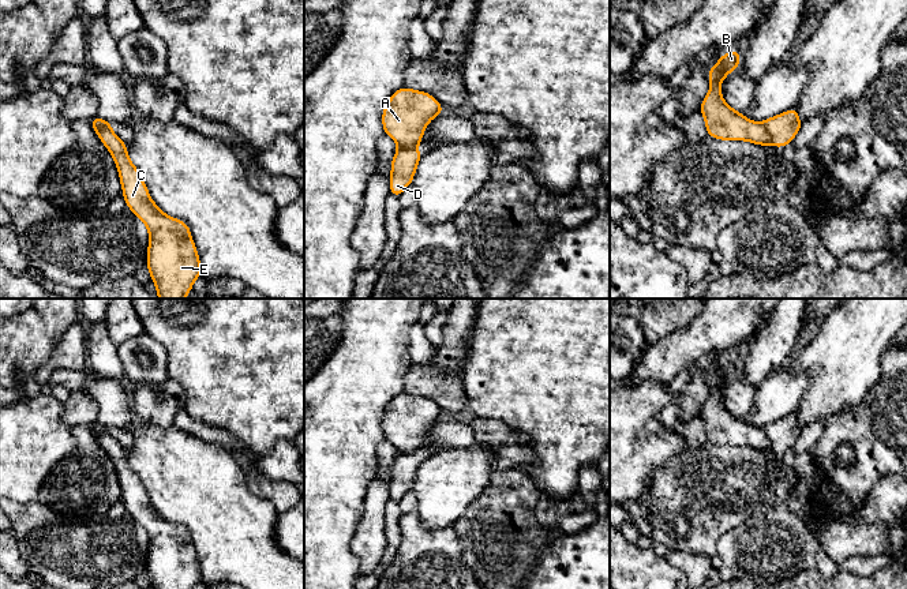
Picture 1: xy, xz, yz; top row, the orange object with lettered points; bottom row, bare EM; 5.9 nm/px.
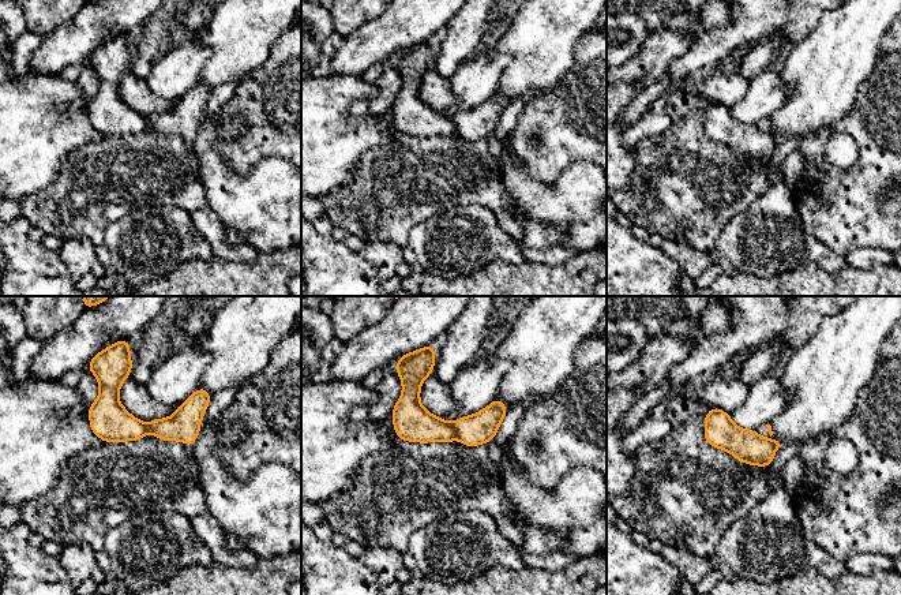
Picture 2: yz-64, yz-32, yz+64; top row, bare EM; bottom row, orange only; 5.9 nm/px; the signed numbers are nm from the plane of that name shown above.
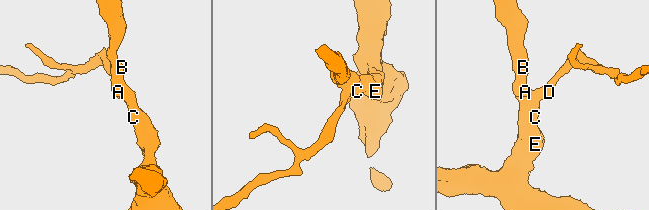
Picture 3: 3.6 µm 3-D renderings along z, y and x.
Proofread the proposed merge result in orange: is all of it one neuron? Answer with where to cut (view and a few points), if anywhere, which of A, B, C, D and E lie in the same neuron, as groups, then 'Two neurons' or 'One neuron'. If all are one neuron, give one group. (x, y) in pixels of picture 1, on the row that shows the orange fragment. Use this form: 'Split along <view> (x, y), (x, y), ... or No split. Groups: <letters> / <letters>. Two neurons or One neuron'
Split along yz (761, 123), (772, 143). Groups: A B C E / D. Two neurons

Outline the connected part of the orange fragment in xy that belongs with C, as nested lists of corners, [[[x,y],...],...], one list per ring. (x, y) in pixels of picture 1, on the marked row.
[[[102,127],[95,128],[94,131],[115,160],[121,183],[123,196],[128,209],[149,229],[146,267],[150,271],[151,281],[157,286],[155,296],[158,299],[185,299],[185,296],[192,290],[194,281],[202,275],[202,265],[195,243],[191,239],[190,226],[177,218],[166,215],[153,202],[146,183],[127,154],[125,143],[110,128]]]

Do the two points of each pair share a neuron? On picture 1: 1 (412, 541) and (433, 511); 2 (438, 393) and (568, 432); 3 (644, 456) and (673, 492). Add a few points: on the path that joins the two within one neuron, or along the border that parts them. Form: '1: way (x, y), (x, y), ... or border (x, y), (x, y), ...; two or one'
1: border (415, 509), (419, 524), (426, 529), (452, 526); two
2: border (460, 375), (468, 406); two
3: border (681, 451), (653, 472), (651, 483), (637, 498); two

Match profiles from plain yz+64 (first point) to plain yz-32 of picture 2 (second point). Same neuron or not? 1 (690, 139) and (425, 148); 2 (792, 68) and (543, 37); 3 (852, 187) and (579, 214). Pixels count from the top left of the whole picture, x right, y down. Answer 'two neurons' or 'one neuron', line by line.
1: one neuron
2: one neuron
3: two neurons

